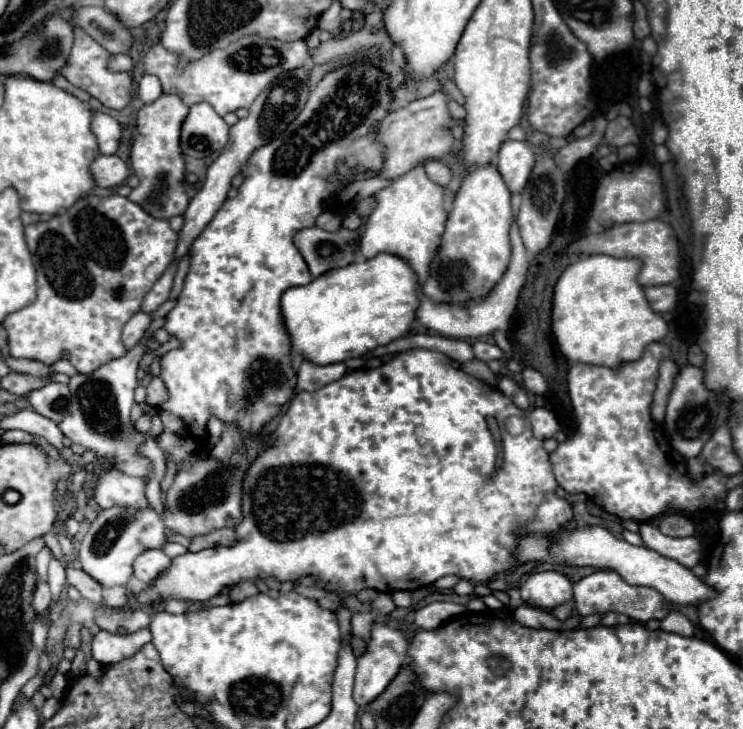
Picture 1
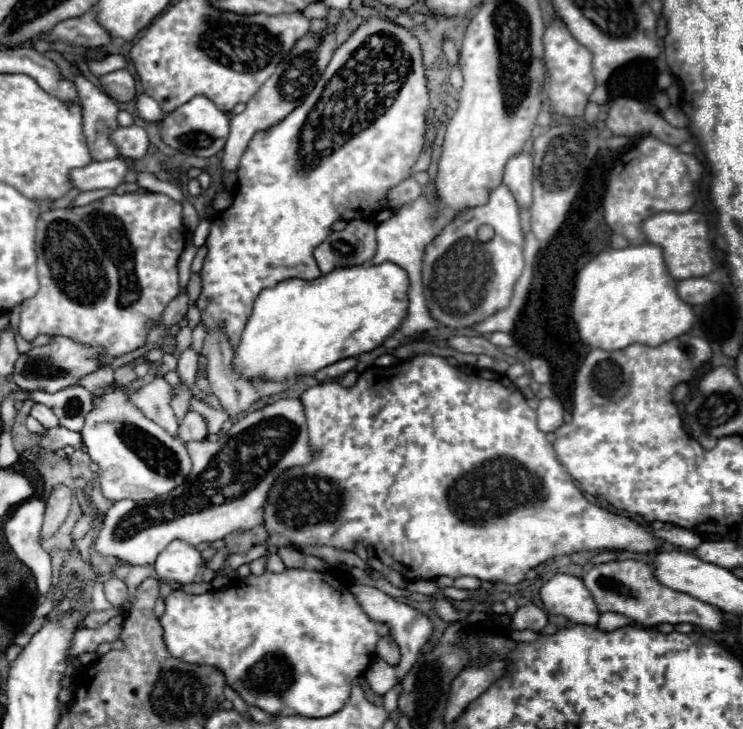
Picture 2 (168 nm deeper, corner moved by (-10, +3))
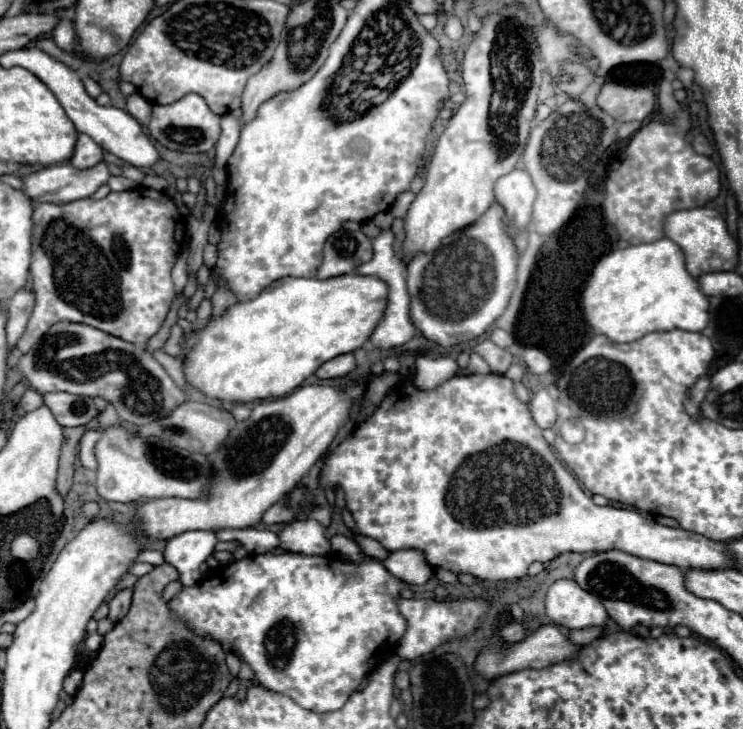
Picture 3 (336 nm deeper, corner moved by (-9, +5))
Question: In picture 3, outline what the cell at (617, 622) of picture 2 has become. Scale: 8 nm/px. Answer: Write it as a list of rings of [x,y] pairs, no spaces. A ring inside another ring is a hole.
[[[582,629],[582,631],[570,631],[570,635],[568,635],[568,639],[572,641],[572,643],[576,643],[576,645],[588,645],[588,643],[592,643],[596,637],[600,637],[604,633],[604,629]]]

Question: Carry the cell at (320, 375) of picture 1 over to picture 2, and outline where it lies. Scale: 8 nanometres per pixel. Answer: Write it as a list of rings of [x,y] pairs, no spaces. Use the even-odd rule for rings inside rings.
[[[355,357],[341,359],[341,361],[333,363],[333,365],[327,365],[327,367],[319,369],[319,371],[317,371],[313,377],[315,377],[317,381],[331,381],[331,379],[337,379],[337,377],[345,375],[347,371],[355,369],[355,365],[357,365],[357,359],[355,359]]]

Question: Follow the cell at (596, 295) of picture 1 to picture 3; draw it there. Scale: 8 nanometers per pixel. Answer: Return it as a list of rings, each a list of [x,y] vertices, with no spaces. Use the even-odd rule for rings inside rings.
[[[668,237],[604,255],[586,283],[582,303],[592,329],[614,343],[630,343],[654,331],[702,331],[710,309],[698,279],[686,269],[682,249]]]

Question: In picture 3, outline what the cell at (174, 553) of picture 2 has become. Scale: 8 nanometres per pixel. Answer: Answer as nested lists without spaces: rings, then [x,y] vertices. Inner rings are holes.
[[[184,531],[168,541],[164,559],[180,571],[182,585],[198,585],[200,565],[212,555],[216,543],[214,531]]]

